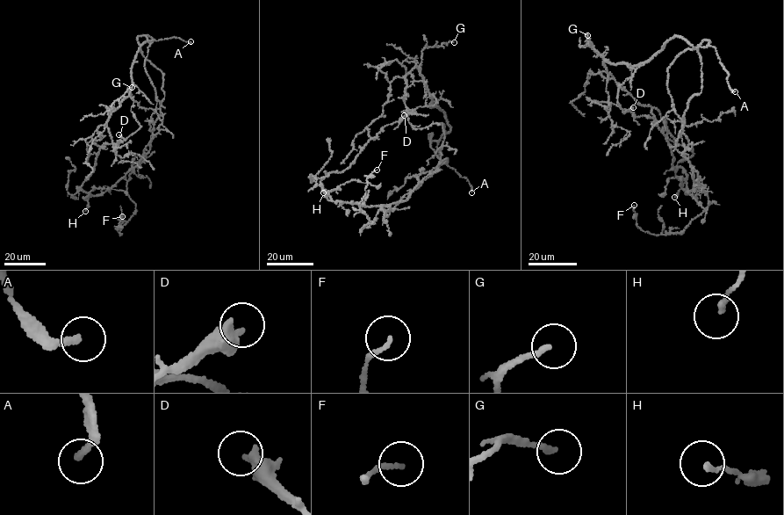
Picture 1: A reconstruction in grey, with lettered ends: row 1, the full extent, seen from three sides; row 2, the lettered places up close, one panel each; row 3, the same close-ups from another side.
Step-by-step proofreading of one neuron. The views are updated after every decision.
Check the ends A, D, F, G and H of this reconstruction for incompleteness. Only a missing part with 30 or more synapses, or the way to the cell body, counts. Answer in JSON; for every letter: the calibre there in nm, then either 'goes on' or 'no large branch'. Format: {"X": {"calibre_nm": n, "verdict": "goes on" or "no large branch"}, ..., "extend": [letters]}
{"A": {"calibre_nm": 200, "verdict": "goes on"}, "D": {"calibre_nm": 400, "verdict": "no large branch"}, "F": {"calibre_nm": 120, "verdict": "no large branch"}, "G": {"calibre_nm": 180, "verdict": "no large branch"}, "H": {"calibre_nm": 140, "verdict": "no large branch"}, "extend": ["A"]}

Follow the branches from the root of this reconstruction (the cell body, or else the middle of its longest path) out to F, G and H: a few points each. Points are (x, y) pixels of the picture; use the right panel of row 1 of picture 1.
F: (672, 165), (686, 174), (686, 194), (700, 181), (707, 208), (680, 232), (657, 235), (637, 226), (634, 205)
G: (672, 165), (670, 144), (651, 107), (638, 104), (618, 85), (587, 35)
H: (672, 165), (684, 170), (688, 190), (680, 189), (674, 197)

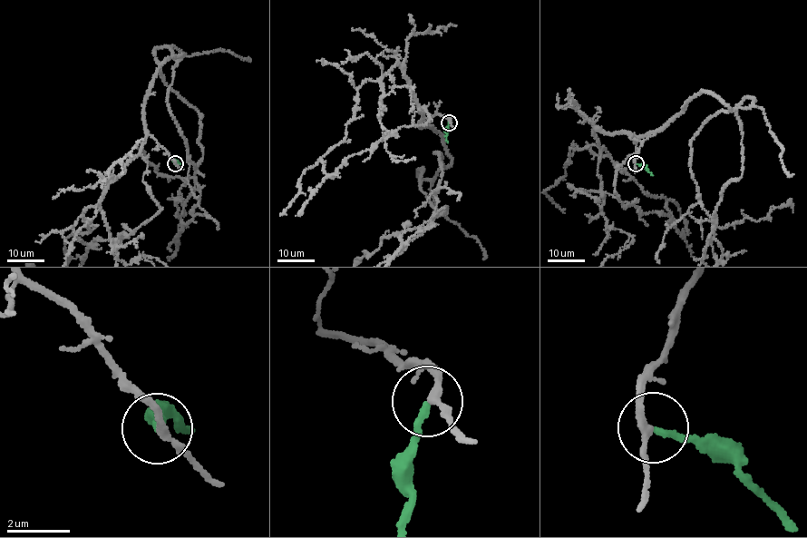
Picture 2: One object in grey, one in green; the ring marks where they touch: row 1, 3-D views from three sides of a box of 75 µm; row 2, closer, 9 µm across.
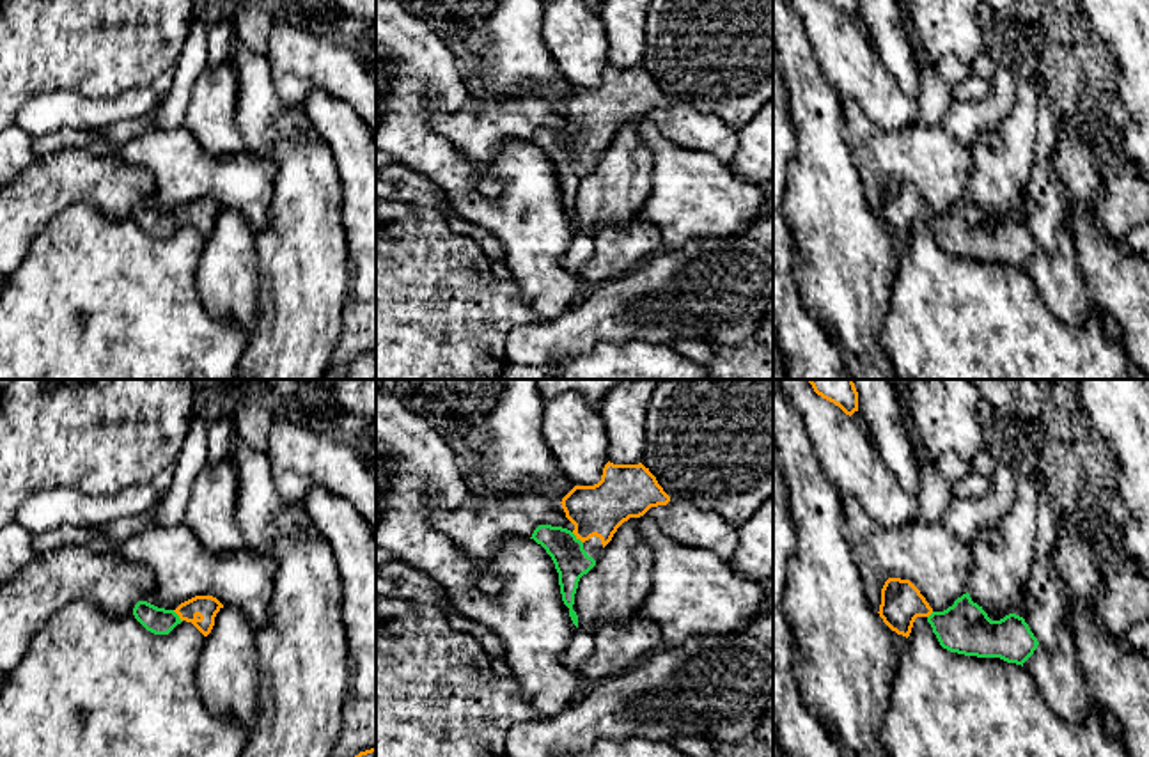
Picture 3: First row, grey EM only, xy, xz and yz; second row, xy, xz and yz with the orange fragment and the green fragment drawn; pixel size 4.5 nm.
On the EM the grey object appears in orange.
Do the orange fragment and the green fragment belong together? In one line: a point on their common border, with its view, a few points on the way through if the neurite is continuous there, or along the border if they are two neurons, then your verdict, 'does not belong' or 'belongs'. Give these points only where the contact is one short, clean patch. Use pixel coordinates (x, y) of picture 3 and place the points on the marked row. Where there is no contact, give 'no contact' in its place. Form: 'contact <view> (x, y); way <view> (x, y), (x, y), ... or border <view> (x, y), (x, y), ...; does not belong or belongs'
contact xz (577, 538); way xz (600, 509), (577, 538), (571, 561); belongs

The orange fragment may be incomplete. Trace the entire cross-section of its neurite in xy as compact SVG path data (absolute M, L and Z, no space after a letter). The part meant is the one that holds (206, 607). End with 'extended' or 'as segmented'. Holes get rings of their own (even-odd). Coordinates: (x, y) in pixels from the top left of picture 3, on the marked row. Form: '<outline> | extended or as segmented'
M195 596L181 603L176 610L165 610L147 601L138 601L133 608L133 615L154 635L168 635L177 624L186 620L207 636L215 626L215 617L222 608L223 605L213 596Z | extended

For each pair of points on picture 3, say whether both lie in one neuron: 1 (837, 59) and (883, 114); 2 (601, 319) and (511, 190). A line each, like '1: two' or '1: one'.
1: one
2: two

